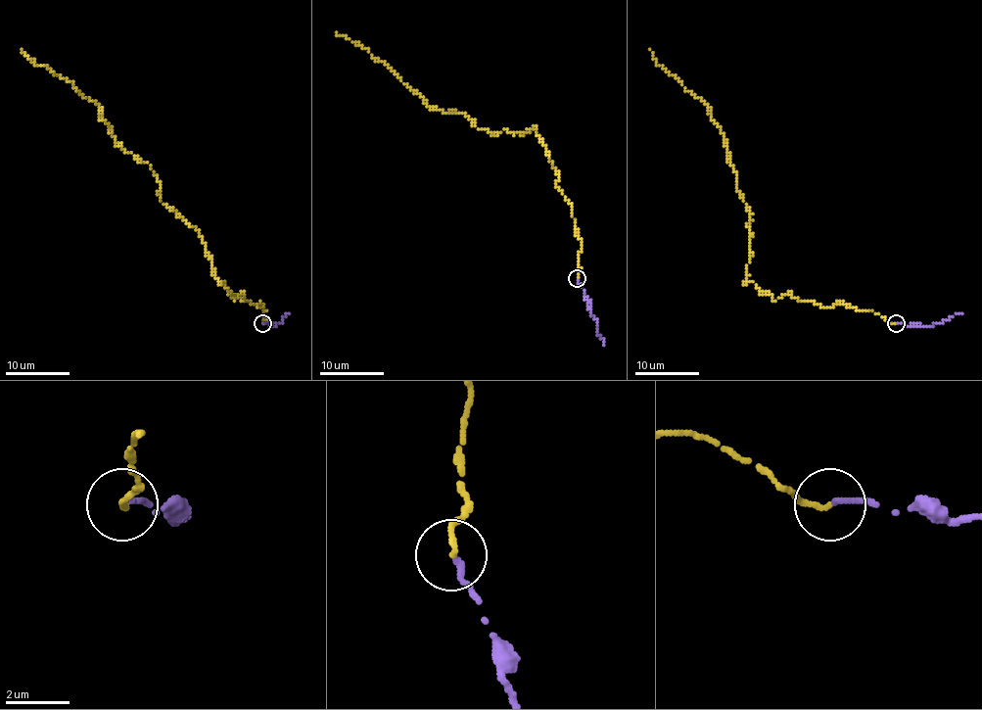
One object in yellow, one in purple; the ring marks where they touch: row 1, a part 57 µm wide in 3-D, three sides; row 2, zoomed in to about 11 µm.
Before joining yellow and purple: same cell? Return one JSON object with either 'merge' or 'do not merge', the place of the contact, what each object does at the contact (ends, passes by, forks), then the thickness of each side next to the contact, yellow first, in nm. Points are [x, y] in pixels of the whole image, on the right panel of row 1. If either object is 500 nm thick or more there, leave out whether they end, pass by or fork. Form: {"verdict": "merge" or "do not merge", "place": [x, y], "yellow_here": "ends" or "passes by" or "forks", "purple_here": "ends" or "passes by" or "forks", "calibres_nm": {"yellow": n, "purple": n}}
{"verdict": "merge", "place": [896, 323], "yellow_here": "ends", "purple_here": "ends", "calibres_nm": {"yellow": 180, "purple": 190}}

